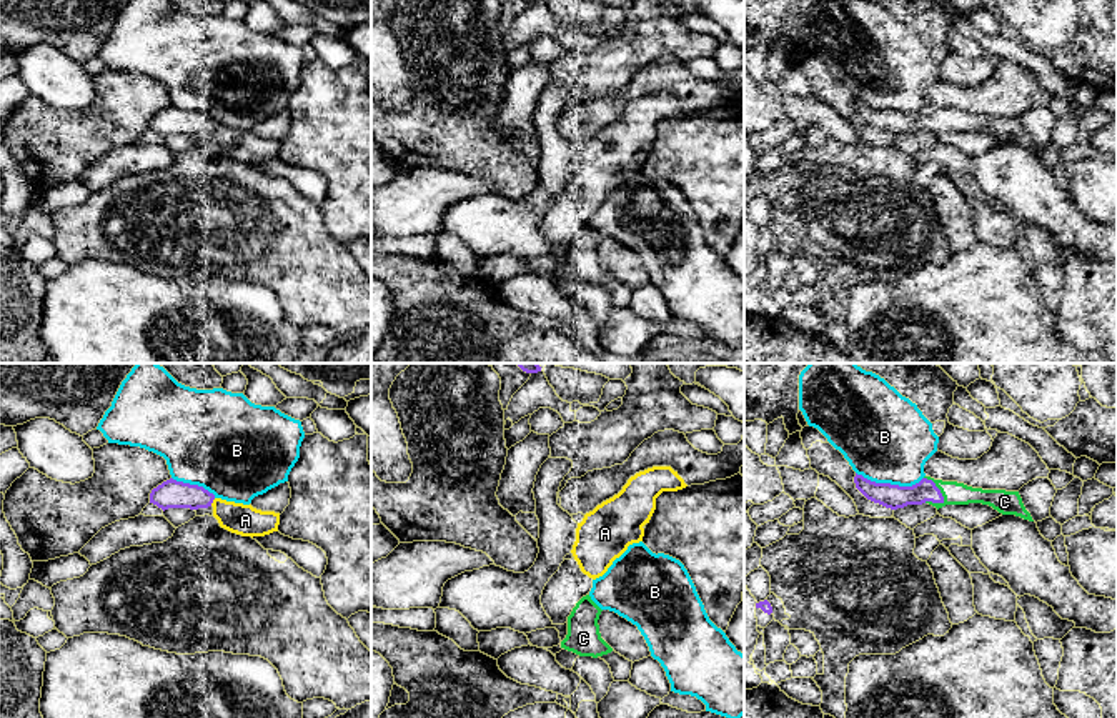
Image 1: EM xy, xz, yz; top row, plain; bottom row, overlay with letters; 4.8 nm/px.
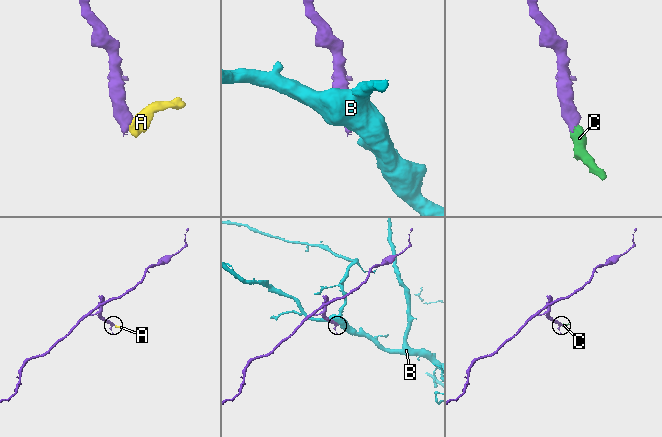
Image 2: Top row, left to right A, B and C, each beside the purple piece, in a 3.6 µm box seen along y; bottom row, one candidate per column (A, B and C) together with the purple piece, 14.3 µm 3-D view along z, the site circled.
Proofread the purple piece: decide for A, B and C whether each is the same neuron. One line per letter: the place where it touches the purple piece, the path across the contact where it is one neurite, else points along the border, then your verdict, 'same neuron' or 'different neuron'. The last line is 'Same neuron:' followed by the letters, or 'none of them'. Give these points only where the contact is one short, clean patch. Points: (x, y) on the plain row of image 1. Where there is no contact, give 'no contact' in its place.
A: contact xy (212, 129); different neuron
B: contact yz (889, 110); different neuron
C: contact yz (938, 115); same neuron
Same neuron: C

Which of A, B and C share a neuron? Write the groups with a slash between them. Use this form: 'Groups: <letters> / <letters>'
Groups: A / B / C

